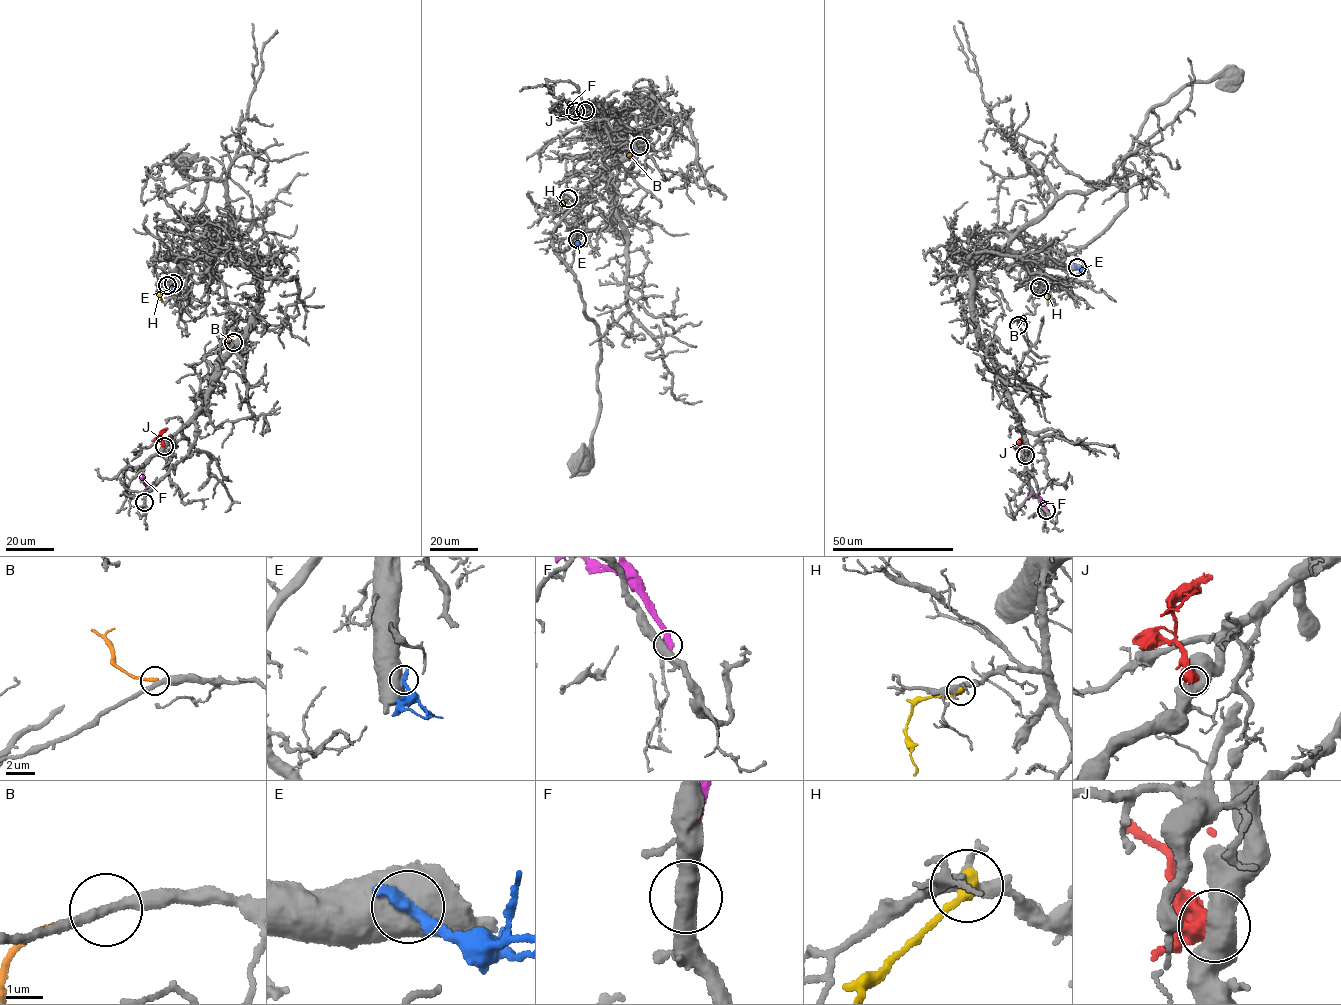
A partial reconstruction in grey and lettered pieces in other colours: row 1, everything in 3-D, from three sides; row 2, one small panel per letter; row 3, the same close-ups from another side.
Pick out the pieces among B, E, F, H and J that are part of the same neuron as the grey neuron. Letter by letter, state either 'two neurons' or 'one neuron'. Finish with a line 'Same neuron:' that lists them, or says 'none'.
B: two neurons
E: two neurons
F: two neurons
H: two neurons
J: two neurons
Same neuron: none

